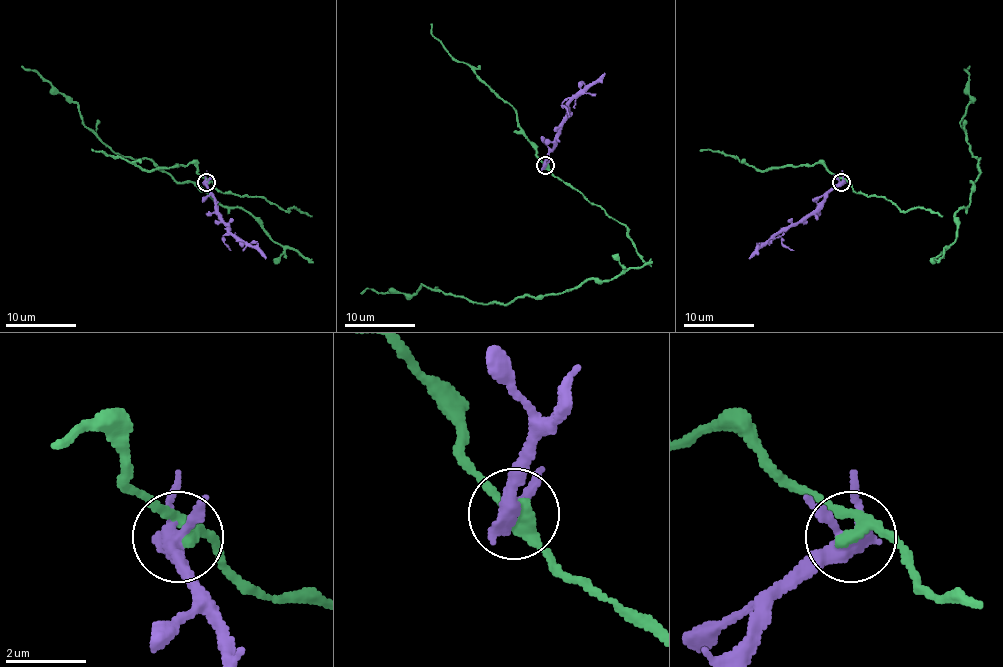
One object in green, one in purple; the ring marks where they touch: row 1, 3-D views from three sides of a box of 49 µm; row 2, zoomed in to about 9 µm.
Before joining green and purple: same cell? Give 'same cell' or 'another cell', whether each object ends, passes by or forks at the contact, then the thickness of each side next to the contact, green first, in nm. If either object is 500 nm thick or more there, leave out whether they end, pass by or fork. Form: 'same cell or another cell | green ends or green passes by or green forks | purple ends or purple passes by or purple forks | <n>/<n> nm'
another cell | green passes by | purple forks | 300/320 nm

